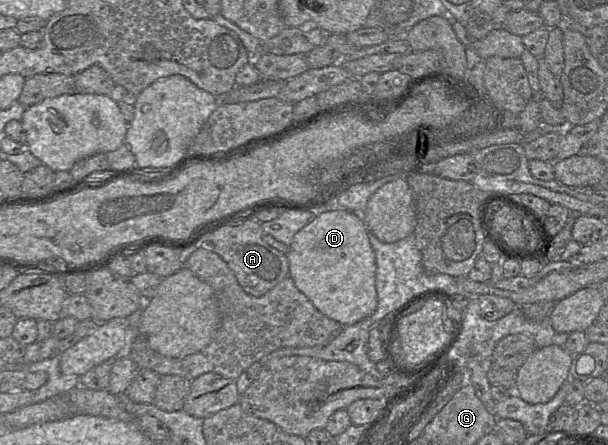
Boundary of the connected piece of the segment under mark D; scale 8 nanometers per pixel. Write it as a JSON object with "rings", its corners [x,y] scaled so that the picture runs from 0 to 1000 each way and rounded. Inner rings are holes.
{"rings":[[[539,474],[490,519],[472,566],[475,622],[530,706],[574,733],[610,710],[622,685],[618,582],[590,479]]]}

